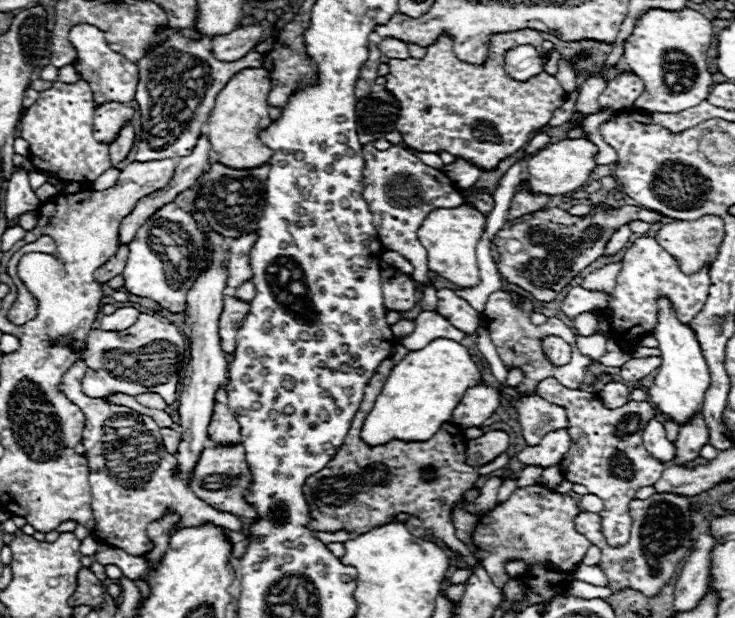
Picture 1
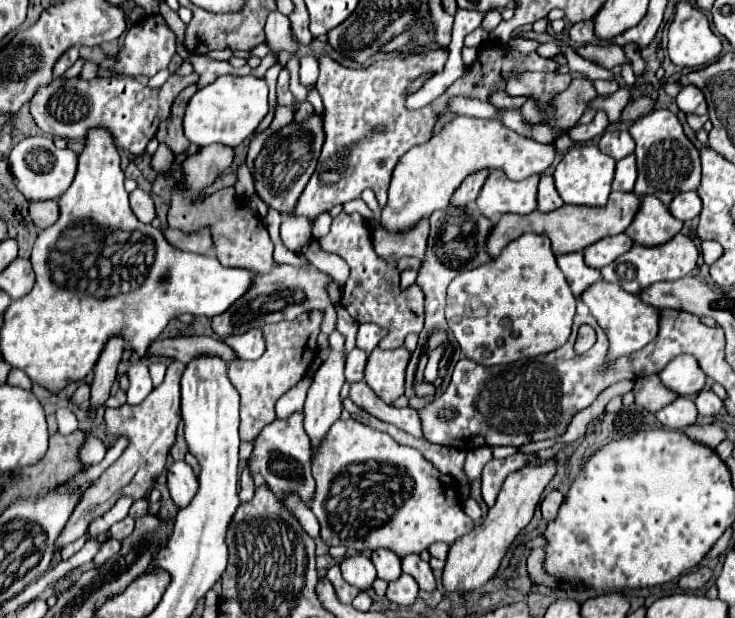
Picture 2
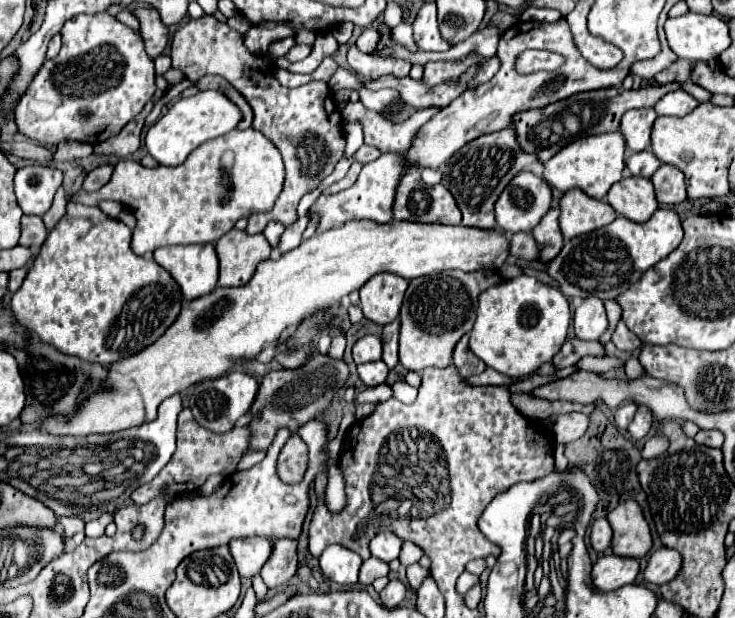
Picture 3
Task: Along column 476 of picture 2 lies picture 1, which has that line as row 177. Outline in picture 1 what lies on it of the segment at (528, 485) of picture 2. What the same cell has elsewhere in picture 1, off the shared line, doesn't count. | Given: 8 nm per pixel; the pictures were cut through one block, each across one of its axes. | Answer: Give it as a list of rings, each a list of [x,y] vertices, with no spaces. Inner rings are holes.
[[[584,138],[560,140],[556,144],[548,144],[546,148],[538,150],[532,158],[528,158],[526,182],[528,182],[530,190],[534,190],[538,194],[558,196],[558,194],[576,192],[580,186],[584,186],[588,182],[588,176],[596,166],[594,154],[596,154],[596,146]]]

